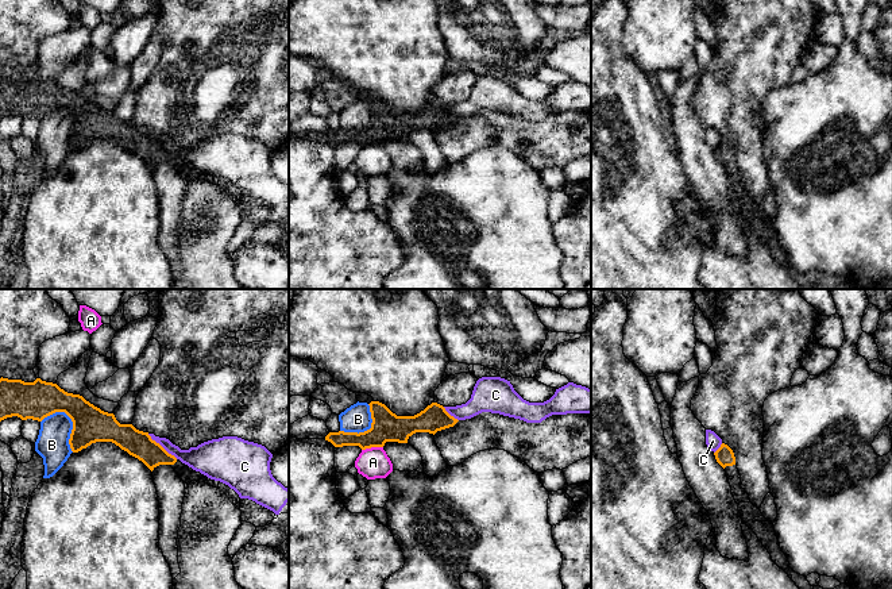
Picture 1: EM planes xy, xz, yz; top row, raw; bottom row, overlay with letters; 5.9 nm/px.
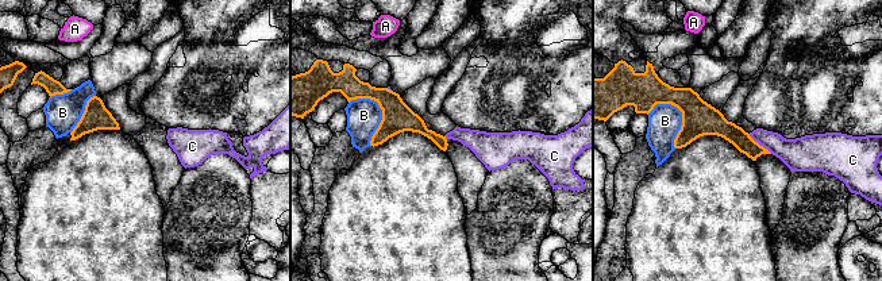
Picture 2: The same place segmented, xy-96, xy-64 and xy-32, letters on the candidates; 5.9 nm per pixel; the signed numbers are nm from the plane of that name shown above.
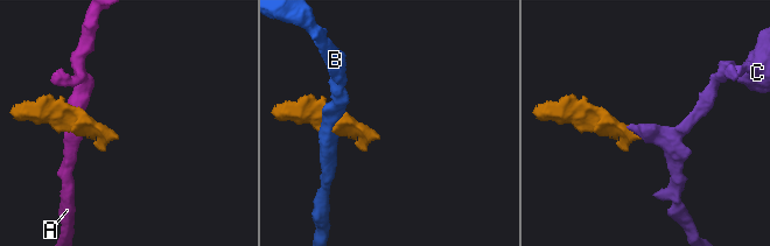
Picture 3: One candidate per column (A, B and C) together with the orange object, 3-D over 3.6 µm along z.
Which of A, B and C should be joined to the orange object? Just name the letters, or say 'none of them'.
none of them

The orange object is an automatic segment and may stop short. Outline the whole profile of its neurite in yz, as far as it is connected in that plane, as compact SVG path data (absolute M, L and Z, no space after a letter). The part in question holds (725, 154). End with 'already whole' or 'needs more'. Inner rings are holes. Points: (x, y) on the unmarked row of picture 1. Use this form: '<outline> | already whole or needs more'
M722 140L714 150L717 159L725 166L729 181L731 184L731 192L738 201L738 209L745 222L753 227L758 238L771 251L772 258L783 267L789 265L787 253L779 243L773 222L768 219L761 208L750 200L749 192L741 185L741 173L735 162L735 154L733 147Z | needs more

